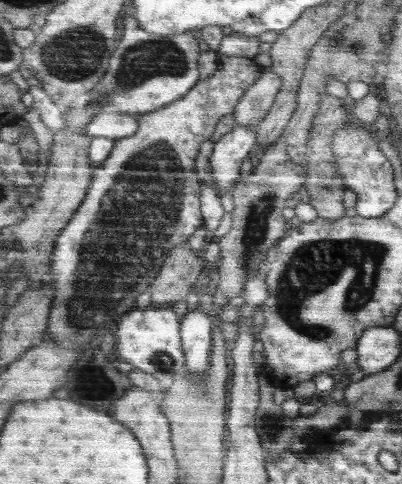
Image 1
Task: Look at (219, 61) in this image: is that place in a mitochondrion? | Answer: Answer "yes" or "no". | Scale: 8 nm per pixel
no

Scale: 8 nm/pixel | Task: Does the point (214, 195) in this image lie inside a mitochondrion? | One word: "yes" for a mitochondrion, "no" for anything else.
no

